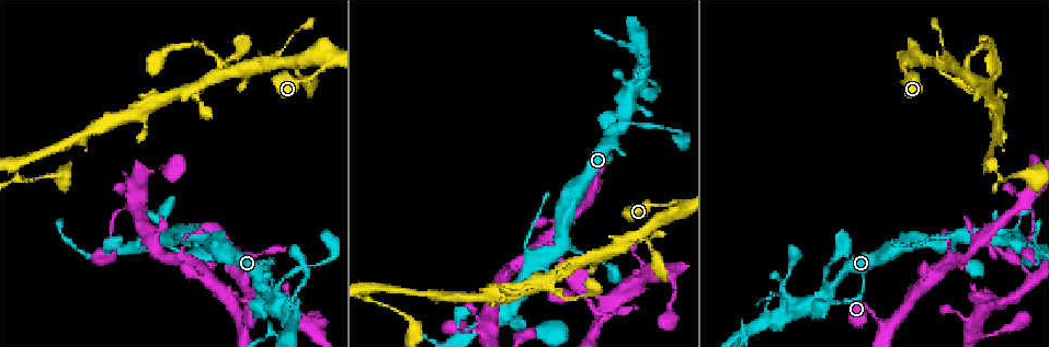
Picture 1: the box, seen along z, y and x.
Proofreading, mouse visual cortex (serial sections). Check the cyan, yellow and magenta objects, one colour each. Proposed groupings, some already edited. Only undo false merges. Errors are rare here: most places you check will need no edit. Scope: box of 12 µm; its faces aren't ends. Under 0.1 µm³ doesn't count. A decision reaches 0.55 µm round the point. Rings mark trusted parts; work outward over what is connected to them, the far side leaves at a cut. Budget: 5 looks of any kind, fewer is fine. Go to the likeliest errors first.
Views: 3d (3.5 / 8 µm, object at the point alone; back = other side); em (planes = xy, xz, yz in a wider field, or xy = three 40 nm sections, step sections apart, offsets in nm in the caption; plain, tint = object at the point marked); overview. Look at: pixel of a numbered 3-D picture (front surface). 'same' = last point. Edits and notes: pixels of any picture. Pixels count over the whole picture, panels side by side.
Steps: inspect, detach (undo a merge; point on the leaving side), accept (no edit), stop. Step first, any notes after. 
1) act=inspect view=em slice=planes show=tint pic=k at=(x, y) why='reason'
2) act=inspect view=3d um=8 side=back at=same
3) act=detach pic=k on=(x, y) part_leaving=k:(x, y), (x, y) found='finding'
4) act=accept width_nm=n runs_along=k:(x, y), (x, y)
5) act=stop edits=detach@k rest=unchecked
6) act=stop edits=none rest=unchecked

act=inspect view=3d um=3.5 pic=1 at=(644, 230) why='two arms in line, one across'

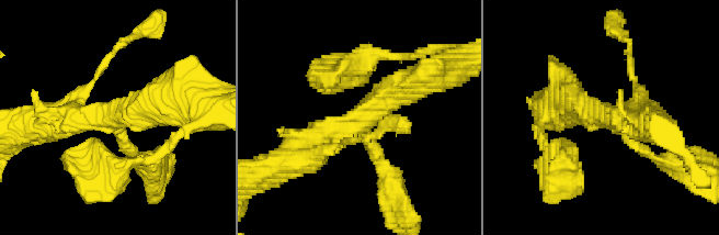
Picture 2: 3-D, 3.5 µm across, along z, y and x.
act=inspect view=em slice=xy step=5 show=tint pic=2 at=(607, 116) arms=3 arm_widths_nm=200,400,450 why='need the tissue'

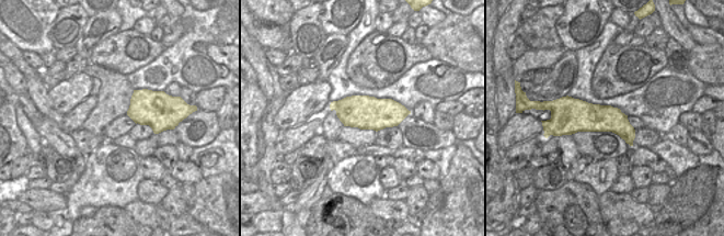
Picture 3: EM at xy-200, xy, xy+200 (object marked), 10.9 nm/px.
act=accept runs_along=2:(417, 81), (295, 160) found='one cell here'

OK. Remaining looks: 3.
act=inspect view=3d um=3.5 side=back pic=1 at=(17, 167) why='arms run side by side'

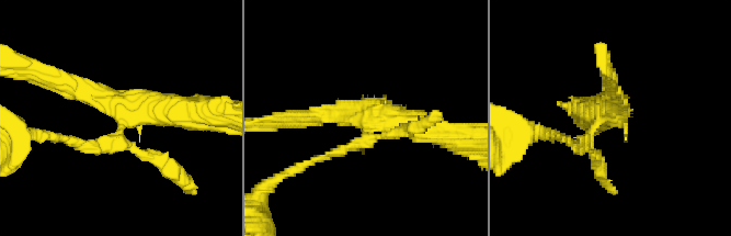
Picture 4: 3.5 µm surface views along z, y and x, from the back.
act=inspect view=em slice=planes show=tint pic=4 at=(365, 121) arms=4 arm_widths_nm=150,150,250,350 why='now the EM'

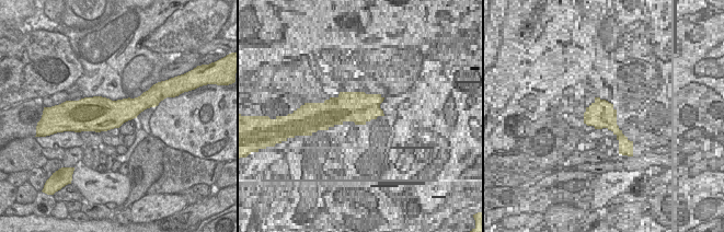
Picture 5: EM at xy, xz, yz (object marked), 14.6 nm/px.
act=accept width_nm=500 runs_along=4:(608, 78), (614, 102), (572, 142) found='all the same cell'

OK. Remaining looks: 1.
act=stop edits=none rest=unchecked

